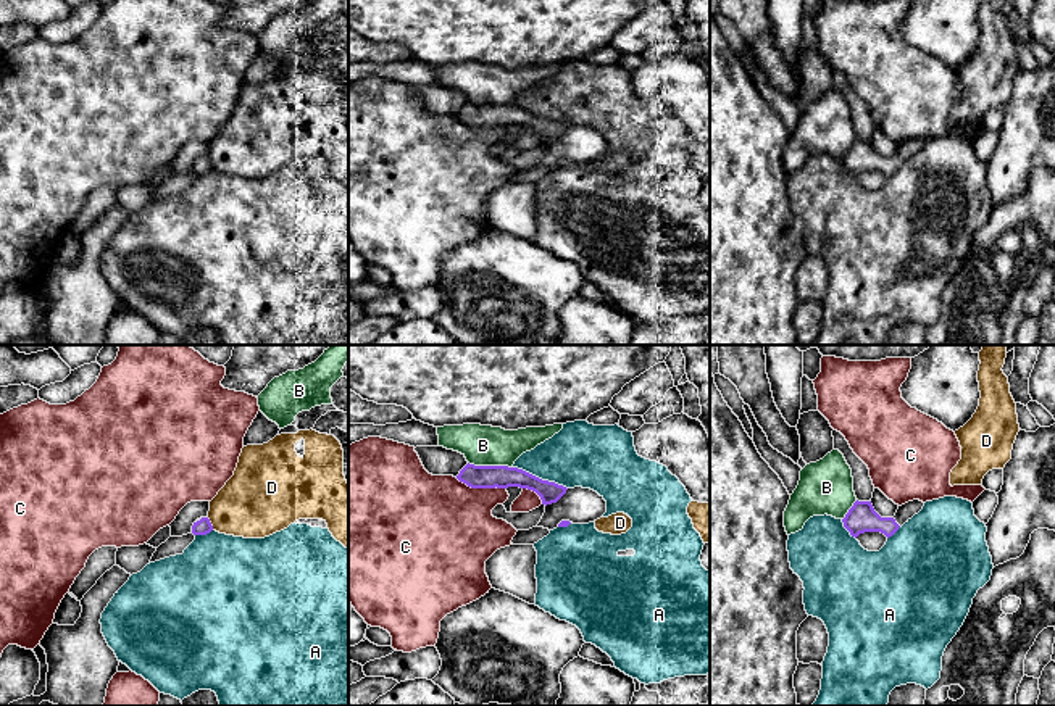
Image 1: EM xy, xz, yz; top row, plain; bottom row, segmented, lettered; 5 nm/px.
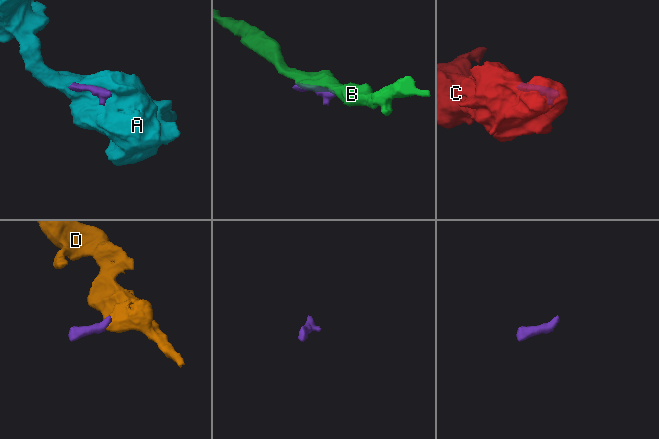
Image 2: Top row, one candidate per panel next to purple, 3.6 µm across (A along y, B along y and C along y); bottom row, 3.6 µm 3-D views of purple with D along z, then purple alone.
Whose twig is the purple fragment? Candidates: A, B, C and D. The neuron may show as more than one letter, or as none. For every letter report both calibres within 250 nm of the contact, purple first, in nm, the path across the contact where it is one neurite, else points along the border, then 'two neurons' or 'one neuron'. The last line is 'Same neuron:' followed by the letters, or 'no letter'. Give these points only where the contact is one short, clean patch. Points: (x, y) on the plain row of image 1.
A: calibres 110 and 320 nm; two neurons
B: calibres 110 and 200 nm; two neurons
C: calibres 110 and 440 nm; two neurons
D: calibres 80 and 360 nm; border xy (207, 155), (213, 168); two neurons
Same neuron: no letter

